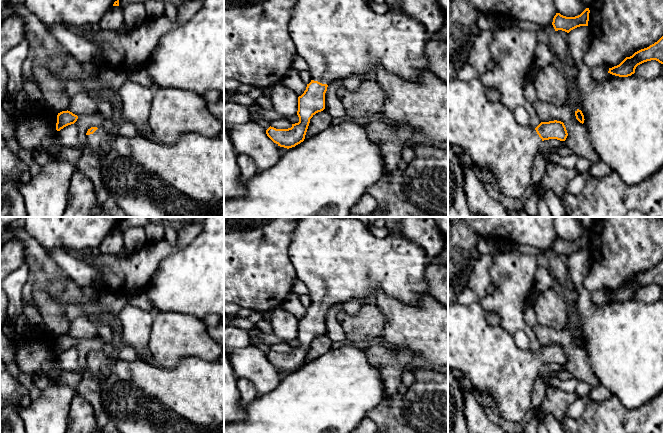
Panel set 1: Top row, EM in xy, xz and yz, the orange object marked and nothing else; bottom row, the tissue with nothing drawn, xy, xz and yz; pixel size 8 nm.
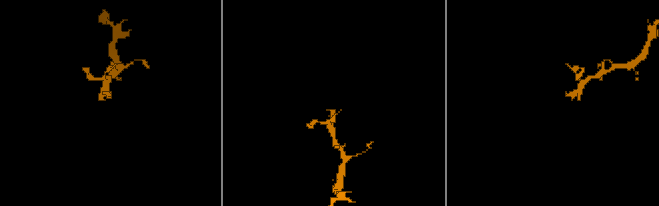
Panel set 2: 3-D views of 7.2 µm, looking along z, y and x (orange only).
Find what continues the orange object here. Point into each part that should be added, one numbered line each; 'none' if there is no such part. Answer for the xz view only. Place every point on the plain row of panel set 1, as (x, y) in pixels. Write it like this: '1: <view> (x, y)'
1: xz (338, 259)

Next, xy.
1: xy (140, 397)

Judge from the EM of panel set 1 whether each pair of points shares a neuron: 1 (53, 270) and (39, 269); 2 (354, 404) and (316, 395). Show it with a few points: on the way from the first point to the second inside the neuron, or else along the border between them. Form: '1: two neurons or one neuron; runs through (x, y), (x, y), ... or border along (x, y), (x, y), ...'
1: one neuron; runs through (50, 270), (42, 269)
2: one neuron; runs through (345, 397), (325, 397)

